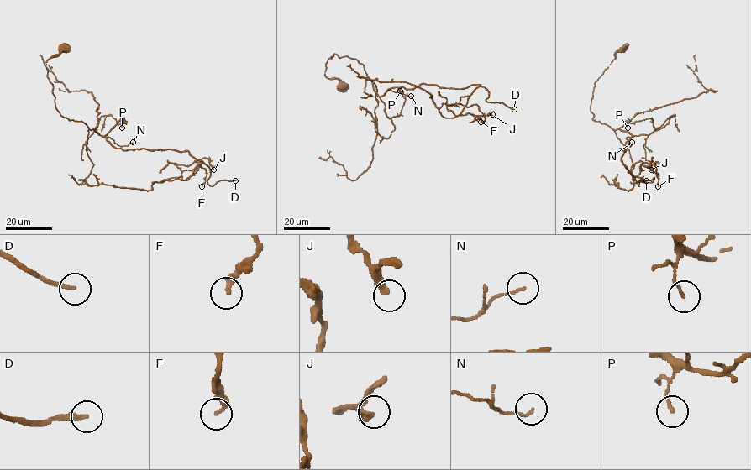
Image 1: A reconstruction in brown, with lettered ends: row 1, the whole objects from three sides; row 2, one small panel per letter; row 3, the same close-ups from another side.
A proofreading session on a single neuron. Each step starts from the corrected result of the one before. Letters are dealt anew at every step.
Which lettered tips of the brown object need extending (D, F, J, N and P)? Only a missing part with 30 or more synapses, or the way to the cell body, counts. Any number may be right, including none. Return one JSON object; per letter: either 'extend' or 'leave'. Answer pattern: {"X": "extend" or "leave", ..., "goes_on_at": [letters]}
{"D": "extend", "F": "leave", "J": "leave", "N": "leave", "P": "leave", "goes_on_at": ["D"]}

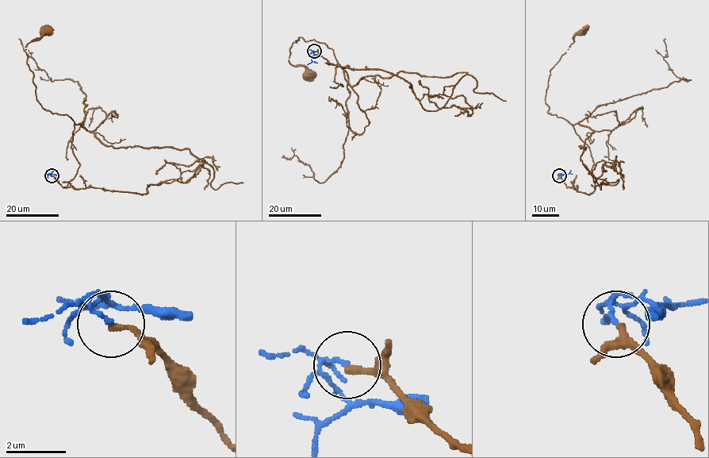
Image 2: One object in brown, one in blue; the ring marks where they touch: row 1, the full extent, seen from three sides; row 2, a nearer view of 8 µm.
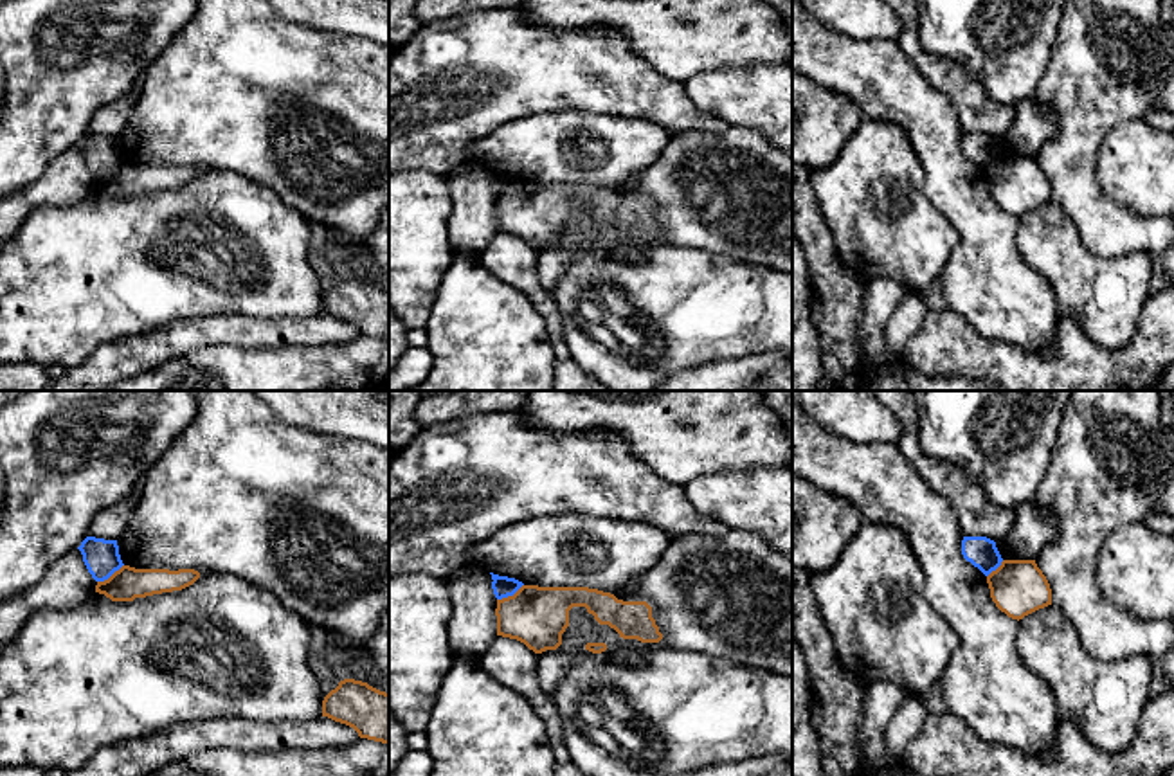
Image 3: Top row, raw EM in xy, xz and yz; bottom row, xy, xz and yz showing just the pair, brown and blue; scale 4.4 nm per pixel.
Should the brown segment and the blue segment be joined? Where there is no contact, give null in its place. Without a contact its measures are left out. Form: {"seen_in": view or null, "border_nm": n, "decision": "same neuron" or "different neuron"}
{"seen_in": "xy", "border_nm": 150, "decision": "different neuron"}

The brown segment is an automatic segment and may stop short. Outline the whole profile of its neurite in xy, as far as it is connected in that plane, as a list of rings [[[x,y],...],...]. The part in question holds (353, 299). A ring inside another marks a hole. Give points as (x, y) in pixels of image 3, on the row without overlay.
[[[344,275],[322,297],[322,313],[353,324],[360,335],[389,342],[389,290]]]

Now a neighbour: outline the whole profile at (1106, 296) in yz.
[[[1055,202],[1019,216],[1017,247],[1053,288],[1059,317],[1077,319],[1084,335],[1107,349],[1131,340],[1154,272],[1147,252],[1097,257]]]

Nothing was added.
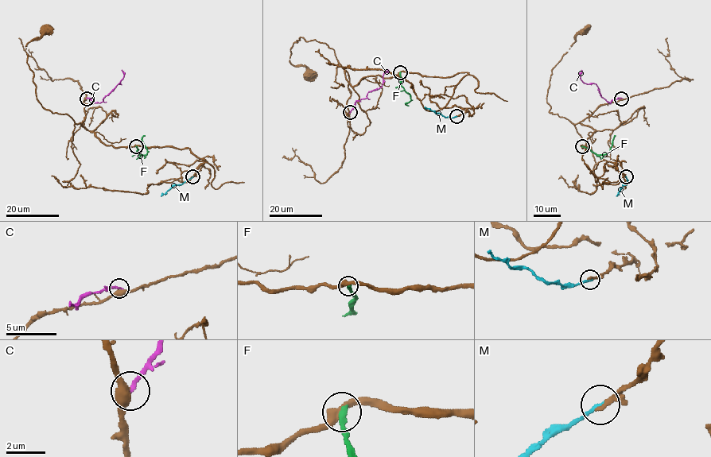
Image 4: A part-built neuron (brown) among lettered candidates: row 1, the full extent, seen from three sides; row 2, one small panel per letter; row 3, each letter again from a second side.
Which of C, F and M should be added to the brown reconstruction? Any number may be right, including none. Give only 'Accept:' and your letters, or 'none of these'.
Accept: M

